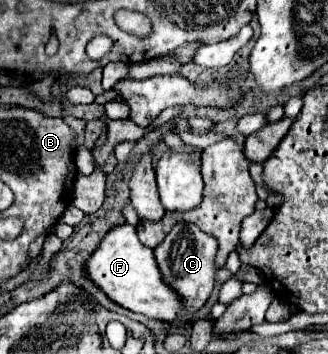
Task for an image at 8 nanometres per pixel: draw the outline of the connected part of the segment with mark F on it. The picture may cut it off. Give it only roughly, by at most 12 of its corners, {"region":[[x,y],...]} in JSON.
{"region":[[129,223],[85,269],[111,301],[175,321],[183,299]]}

